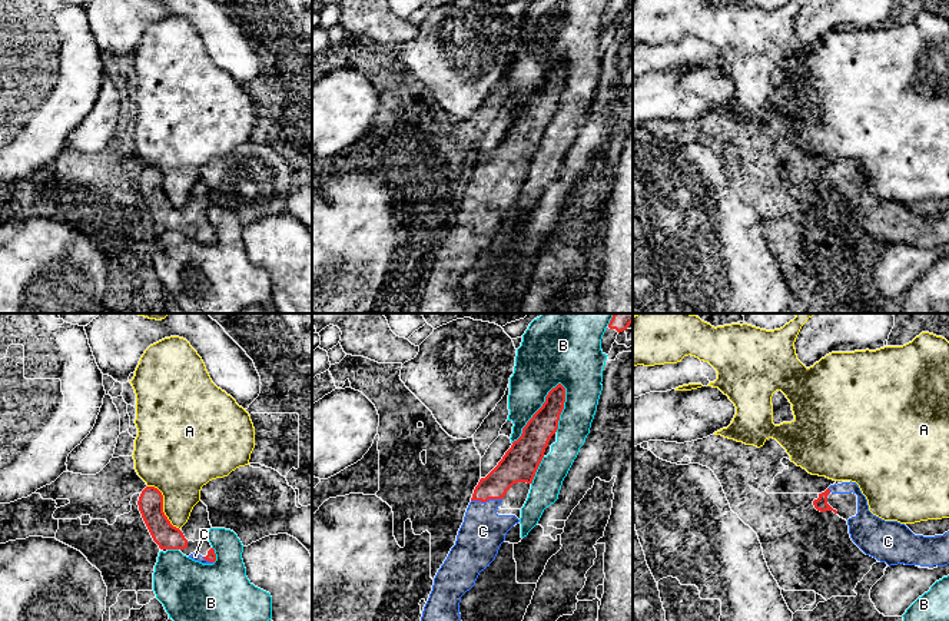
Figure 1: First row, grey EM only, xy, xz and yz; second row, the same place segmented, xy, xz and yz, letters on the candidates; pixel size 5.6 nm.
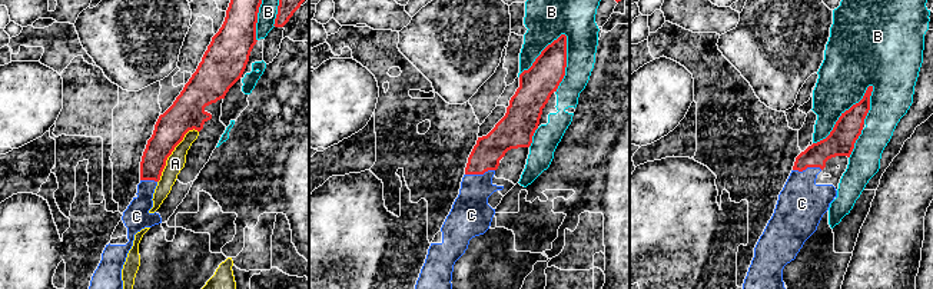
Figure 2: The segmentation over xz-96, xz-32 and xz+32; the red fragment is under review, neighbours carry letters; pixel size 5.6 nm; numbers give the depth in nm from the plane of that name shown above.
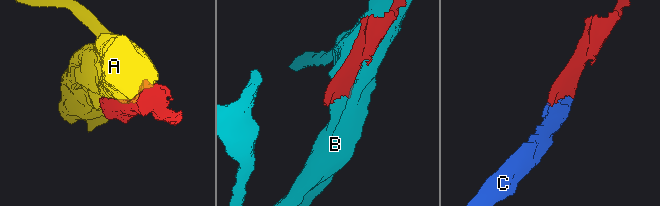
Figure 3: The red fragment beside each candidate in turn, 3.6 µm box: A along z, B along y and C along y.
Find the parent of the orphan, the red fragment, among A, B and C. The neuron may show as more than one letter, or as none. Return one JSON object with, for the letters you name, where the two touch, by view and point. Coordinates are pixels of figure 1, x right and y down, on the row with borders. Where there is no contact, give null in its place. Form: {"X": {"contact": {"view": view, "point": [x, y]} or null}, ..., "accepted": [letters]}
{"C": {"contact": {"view": "xz", "point": [485, 501]}}, "accepted": ["C"]}

